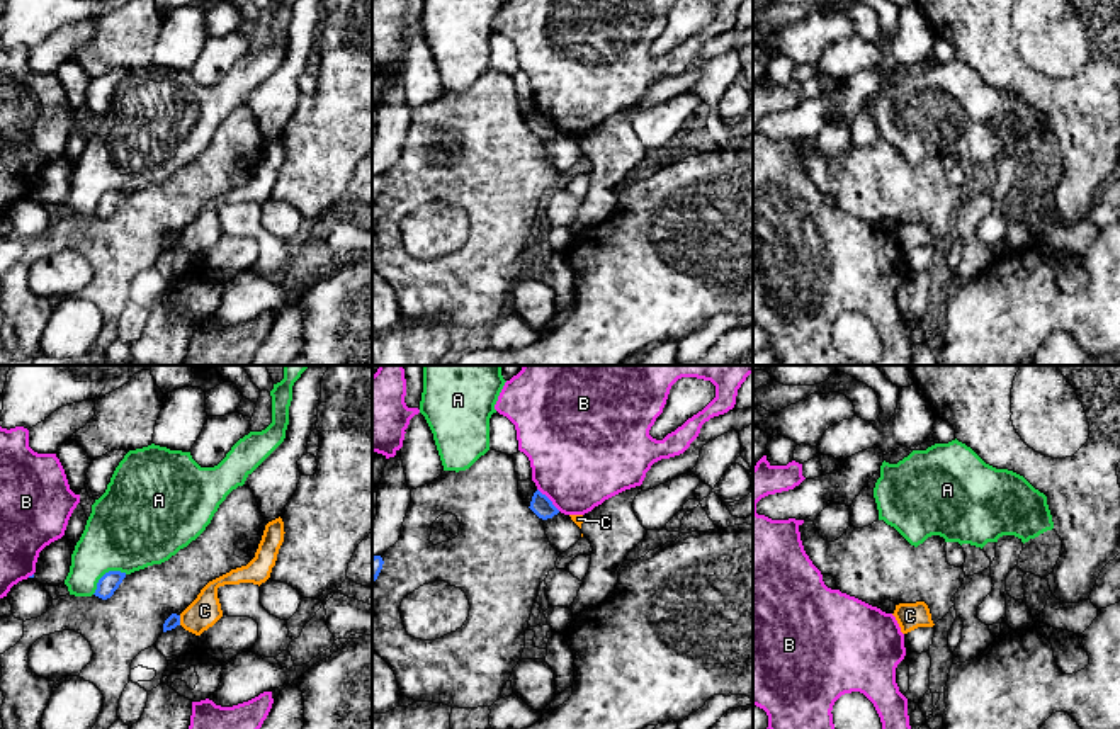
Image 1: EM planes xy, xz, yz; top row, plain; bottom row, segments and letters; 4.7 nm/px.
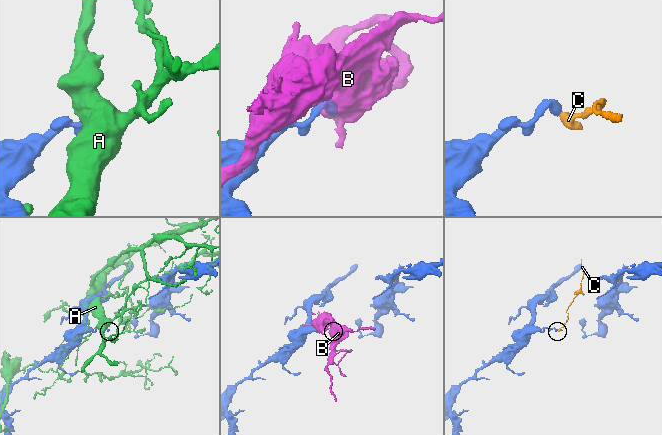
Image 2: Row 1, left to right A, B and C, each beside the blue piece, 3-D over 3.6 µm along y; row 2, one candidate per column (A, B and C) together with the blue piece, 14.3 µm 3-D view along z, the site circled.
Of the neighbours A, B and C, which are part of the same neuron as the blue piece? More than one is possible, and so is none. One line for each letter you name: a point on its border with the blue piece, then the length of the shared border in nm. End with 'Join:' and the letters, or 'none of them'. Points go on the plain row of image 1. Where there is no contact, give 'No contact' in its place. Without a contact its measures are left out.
Join: none of them

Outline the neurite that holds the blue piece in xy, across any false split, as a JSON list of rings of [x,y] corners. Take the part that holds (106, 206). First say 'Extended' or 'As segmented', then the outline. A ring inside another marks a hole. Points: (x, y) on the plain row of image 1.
As segmented. [[[109,190],[105,192],[99,202],[97,202],[97,209],[95,209],[95,216],[107,219],[114,214],[114,211],[119,207],[119,204],[122,202],[122,199],[126,197],[126,192],[121,190]]]

